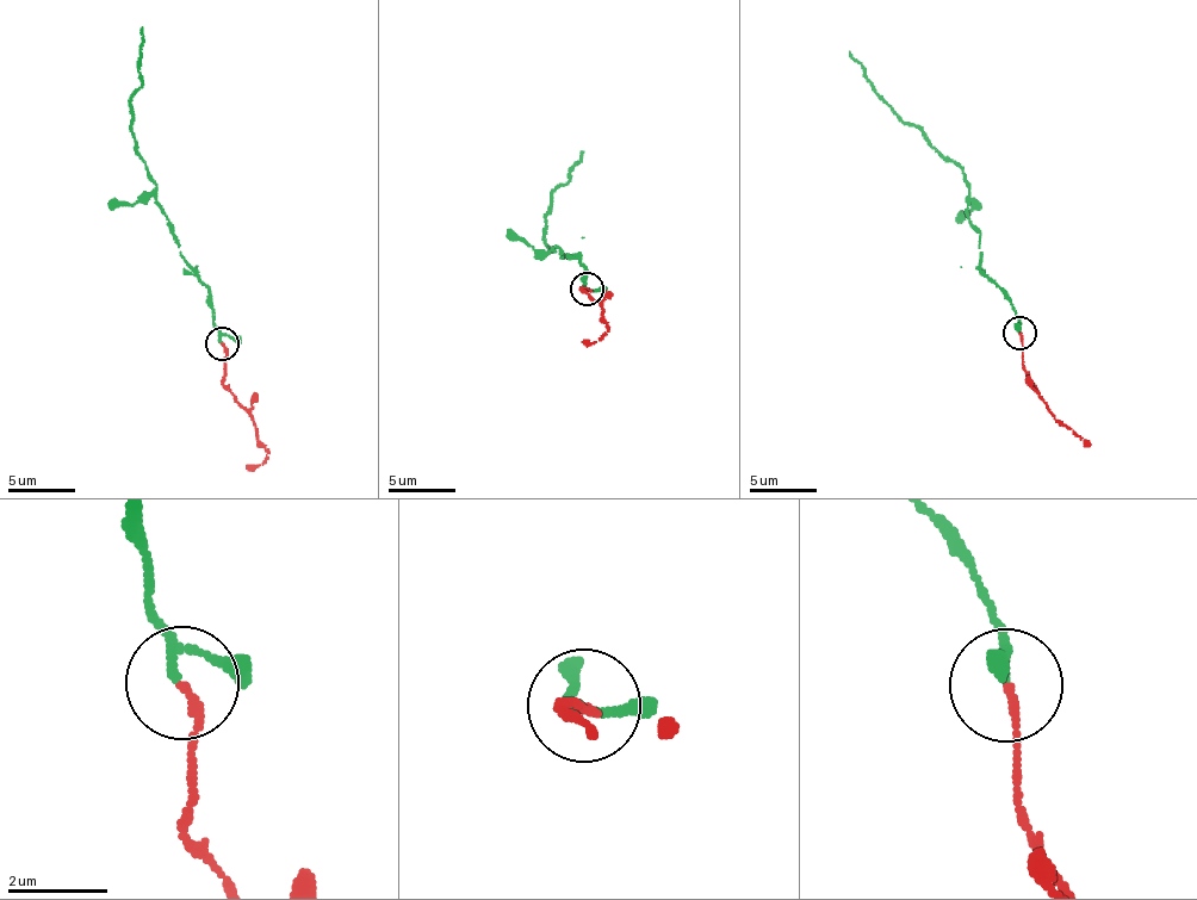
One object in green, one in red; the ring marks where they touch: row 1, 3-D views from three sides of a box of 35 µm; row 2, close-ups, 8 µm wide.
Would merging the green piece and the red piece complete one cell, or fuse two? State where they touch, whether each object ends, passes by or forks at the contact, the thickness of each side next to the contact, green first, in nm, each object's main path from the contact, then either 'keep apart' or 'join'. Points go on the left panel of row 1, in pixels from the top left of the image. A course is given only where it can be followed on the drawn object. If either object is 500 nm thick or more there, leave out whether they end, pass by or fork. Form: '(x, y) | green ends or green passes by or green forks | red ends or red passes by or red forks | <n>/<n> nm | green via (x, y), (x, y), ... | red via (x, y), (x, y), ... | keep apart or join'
(222, 343) | green passes by | red ends | 130/160 nm | green via (221, 343), (210, 287), (191, 270), (162, 211), (152, 175), (136, 149), (128, 104), (142, 84), (143, 26) | red via (221, 343), (225, 384), (266, 446), (255, 466), (246, 469) | join

